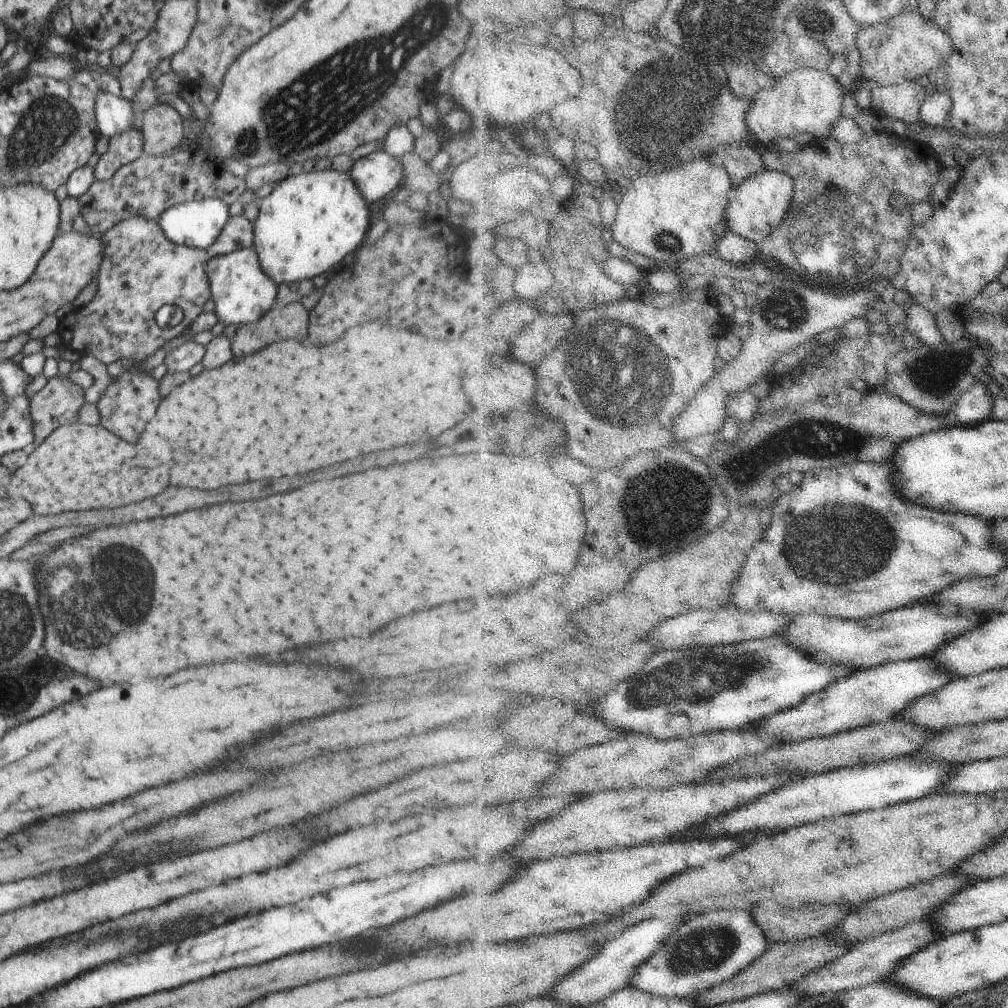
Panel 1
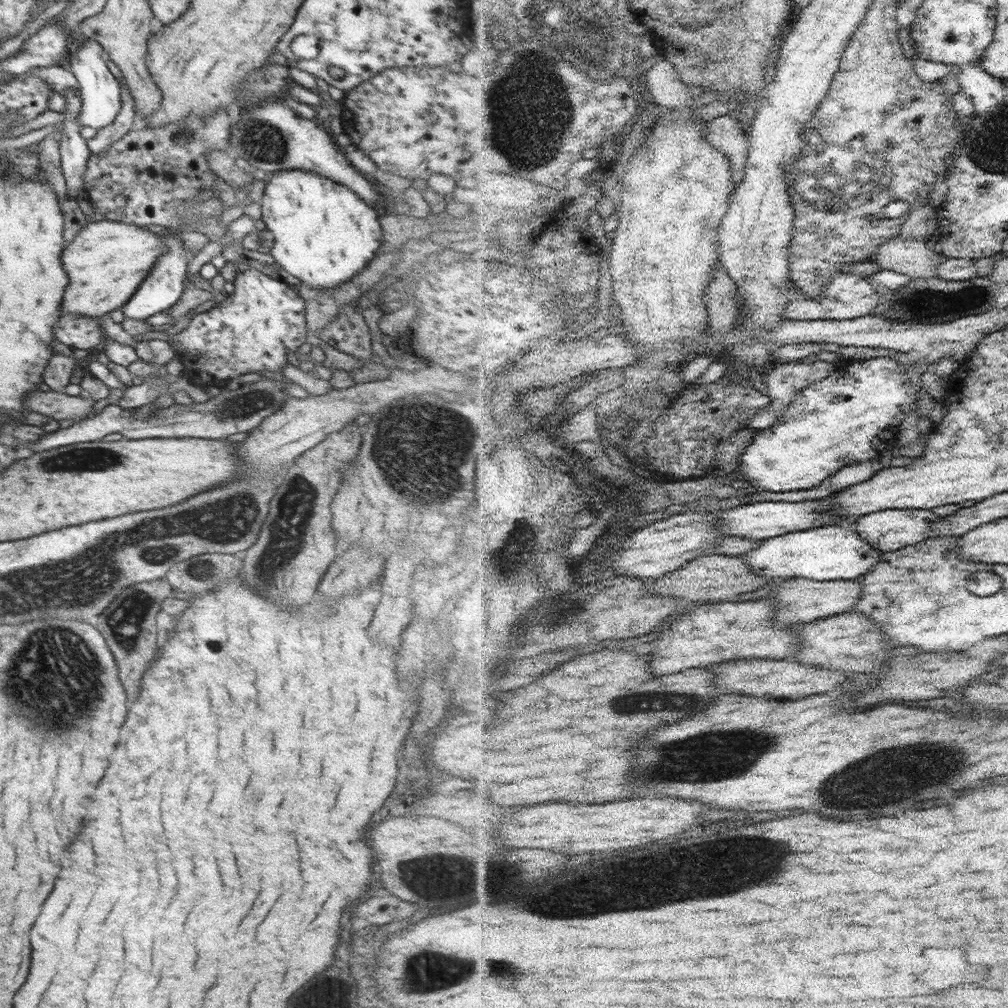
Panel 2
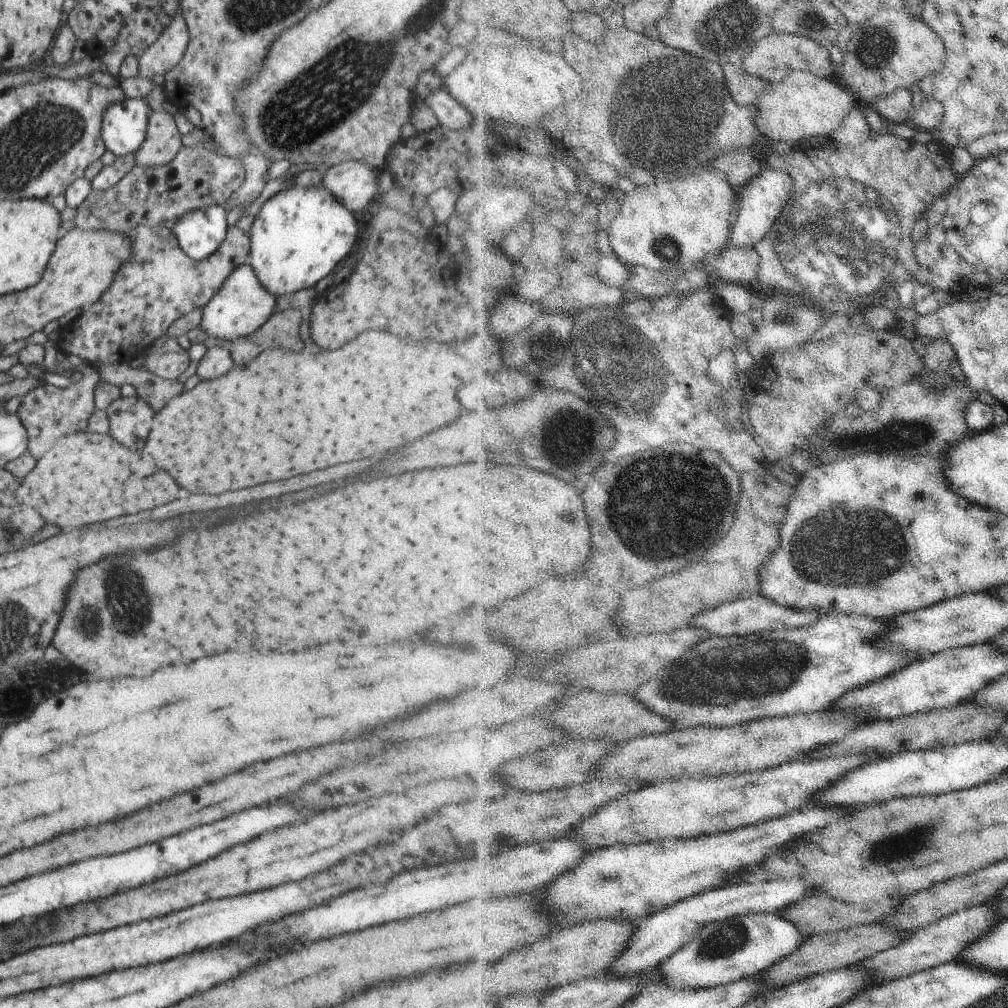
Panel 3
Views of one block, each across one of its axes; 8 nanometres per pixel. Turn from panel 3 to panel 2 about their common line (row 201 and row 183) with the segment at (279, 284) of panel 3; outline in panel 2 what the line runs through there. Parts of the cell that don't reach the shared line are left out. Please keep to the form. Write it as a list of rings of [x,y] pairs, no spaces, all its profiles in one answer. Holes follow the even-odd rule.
[[[310,170],[274,171],[264,181],[261,219],[274,235],[270,254],[301,284],[324,292],[334,290],[358,276],[382,246],[377,211],[348,186]]]

